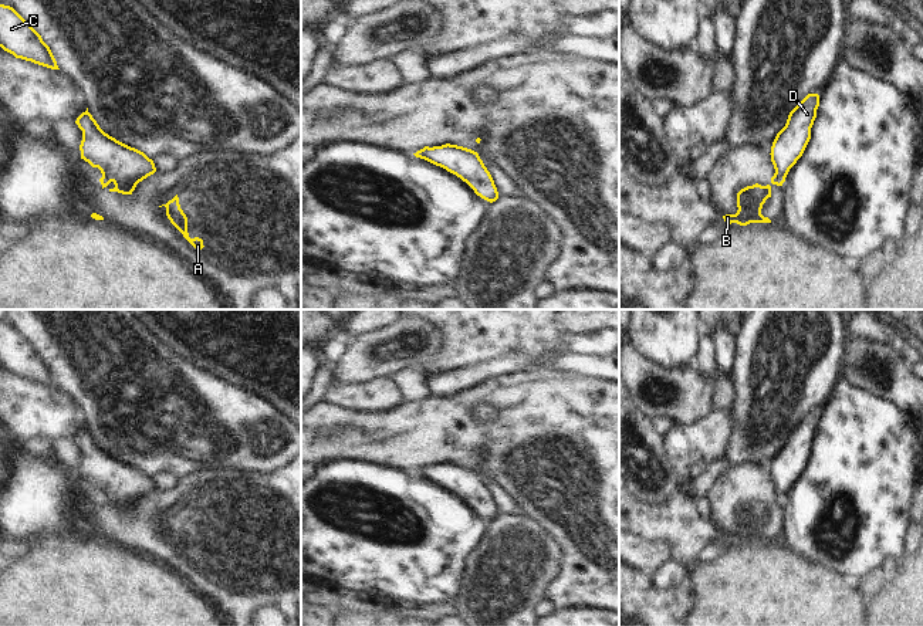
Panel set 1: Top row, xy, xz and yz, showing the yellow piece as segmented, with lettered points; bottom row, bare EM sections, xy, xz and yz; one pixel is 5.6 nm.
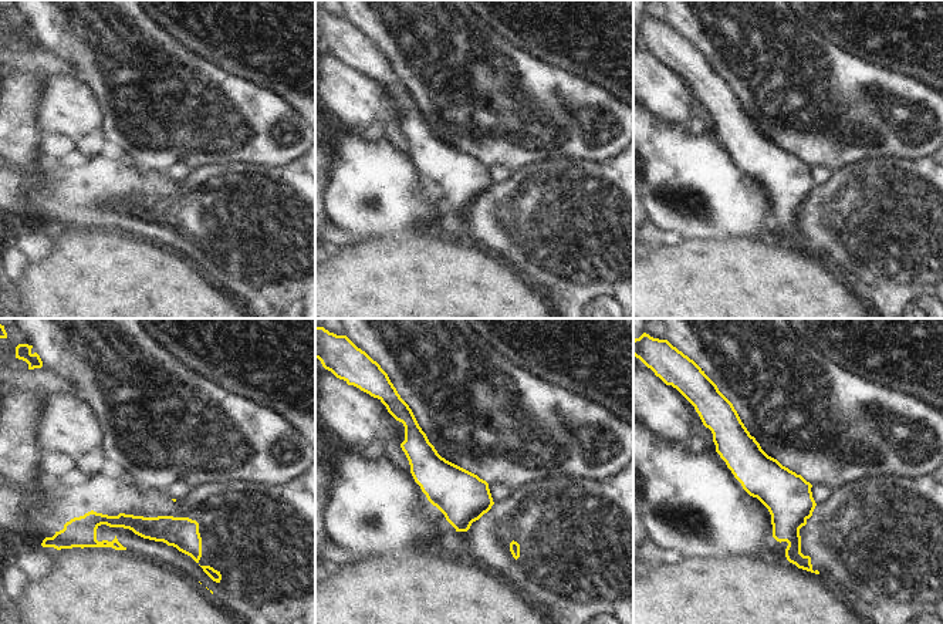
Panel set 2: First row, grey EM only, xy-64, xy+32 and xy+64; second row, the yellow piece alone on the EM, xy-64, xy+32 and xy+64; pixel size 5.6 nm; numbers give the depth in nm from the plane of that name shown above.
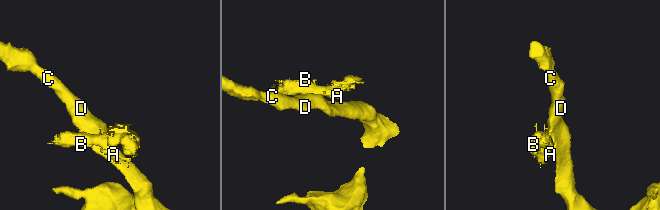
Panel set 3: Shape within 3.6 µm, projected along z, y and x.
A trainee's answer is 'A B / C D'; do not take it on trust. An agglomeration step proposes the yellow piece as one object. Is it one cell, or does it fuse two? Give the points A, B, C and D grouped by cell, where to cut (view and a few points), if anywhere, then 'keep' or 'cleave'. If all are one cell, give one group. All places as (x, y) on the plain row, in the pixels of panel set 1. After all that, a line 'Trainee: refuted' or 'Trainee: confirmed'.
A B / C D | xy (102, 494), (111, 498) | cleave
Trainee: confirmed

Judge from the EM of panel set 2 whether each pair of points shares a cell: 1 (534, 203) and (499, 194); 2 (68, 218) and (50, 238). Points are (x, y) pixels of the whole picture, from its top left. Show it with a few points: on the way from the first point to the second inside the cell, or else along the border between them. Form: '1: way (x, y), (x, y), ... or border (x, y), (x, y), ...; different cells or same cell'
1: way (526, 198), (507, 198); same cell
2: border (41, 226), (57, 232); different cells

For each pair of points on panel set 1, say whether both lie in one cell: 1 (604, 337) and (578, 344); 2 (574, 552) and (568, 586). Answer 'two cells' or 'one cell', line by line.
1: one cell
2: one cell

